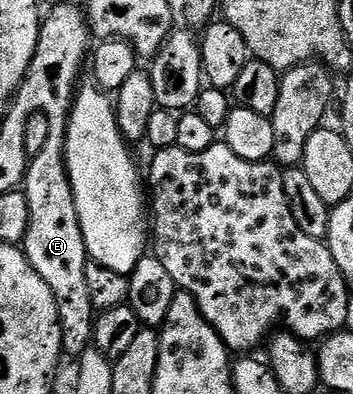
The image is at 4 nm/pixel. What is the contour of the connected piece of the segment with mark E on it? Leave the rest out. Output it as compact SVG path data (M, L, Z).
M67 84L67 88L55 87L55 90L43 87L43 92L47 92L45 96L51 98L45 102L41 112L49 122L51 138L47 139L45 146L30 159L26 177L21 185L29 210L27 232L22 238L21 247L27 255L29 266L37 270L41 282L45 282L45 286L49 286L53 294L59 325L63 331L63 351L72 358L82 356L85 349L92 345L97 315L97 309L91 305L89 298L89 286L85 282L89 257L63 156L62 138L66 135L67 119L74 103L76 86L77 84Z

